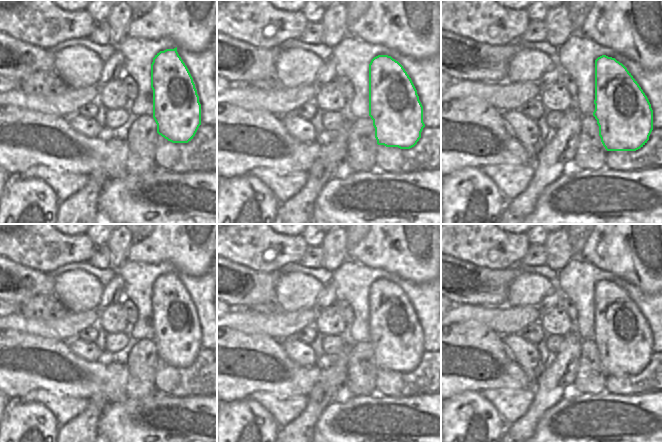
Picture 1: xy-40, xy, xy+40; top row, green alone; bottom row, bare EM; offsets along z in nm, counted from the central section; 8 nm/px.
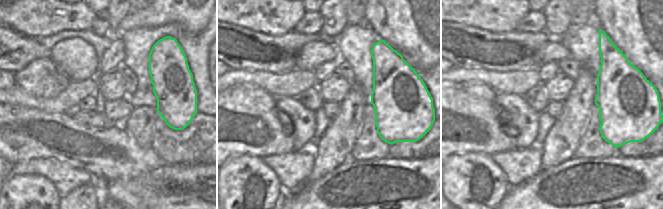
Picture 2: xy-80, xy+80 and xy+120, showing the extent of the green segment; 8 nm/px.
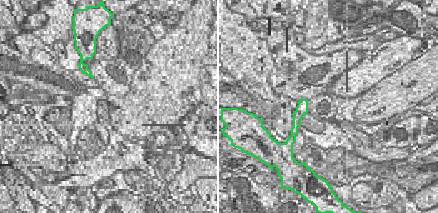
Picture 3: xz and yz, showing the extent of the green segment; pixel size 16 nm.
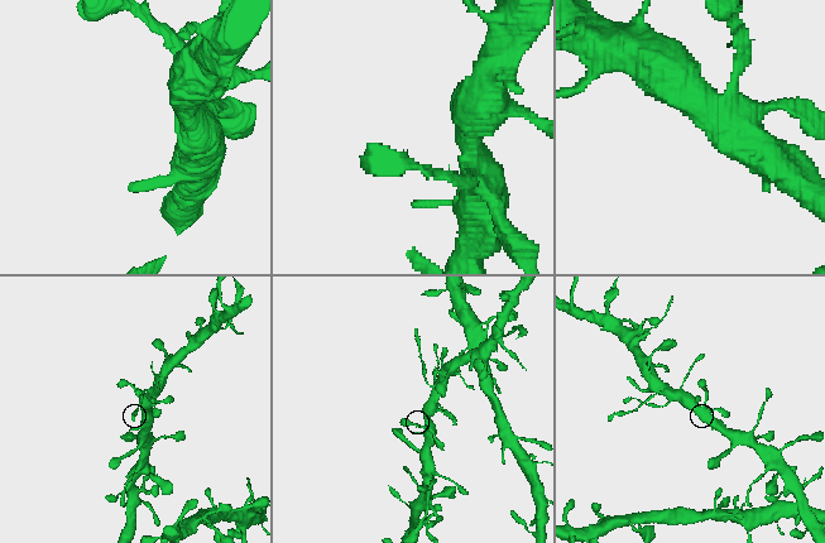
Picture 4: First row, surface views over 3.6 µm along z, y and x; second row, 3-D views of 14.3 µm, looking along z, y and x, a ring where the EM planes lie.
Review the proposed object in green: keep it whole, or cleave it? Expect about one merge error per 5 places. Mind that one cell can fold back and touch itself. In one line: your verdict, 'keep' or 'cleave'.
keep

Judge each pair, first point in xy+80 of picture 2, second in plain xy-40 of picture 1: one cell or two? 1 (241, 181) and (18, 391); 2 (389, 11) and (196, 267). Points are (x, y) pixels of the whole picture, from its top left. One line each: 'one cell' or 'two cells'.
1: two cells
2: one cell

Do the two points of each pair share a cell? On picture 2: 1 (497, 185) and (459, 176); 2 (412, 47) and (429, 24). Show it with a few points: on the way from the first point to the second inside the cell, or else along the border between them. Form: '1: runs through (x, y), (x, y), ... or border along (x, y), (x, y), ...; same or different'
1: runs through (494, 173), (483, 163), (474, 163), (471, 166); same
2: runs through (418, 41), (428, 30); same

